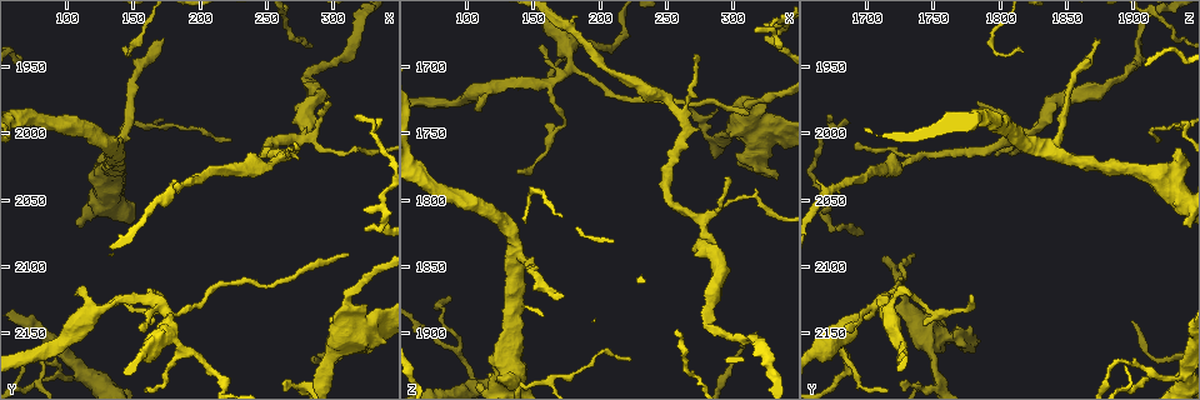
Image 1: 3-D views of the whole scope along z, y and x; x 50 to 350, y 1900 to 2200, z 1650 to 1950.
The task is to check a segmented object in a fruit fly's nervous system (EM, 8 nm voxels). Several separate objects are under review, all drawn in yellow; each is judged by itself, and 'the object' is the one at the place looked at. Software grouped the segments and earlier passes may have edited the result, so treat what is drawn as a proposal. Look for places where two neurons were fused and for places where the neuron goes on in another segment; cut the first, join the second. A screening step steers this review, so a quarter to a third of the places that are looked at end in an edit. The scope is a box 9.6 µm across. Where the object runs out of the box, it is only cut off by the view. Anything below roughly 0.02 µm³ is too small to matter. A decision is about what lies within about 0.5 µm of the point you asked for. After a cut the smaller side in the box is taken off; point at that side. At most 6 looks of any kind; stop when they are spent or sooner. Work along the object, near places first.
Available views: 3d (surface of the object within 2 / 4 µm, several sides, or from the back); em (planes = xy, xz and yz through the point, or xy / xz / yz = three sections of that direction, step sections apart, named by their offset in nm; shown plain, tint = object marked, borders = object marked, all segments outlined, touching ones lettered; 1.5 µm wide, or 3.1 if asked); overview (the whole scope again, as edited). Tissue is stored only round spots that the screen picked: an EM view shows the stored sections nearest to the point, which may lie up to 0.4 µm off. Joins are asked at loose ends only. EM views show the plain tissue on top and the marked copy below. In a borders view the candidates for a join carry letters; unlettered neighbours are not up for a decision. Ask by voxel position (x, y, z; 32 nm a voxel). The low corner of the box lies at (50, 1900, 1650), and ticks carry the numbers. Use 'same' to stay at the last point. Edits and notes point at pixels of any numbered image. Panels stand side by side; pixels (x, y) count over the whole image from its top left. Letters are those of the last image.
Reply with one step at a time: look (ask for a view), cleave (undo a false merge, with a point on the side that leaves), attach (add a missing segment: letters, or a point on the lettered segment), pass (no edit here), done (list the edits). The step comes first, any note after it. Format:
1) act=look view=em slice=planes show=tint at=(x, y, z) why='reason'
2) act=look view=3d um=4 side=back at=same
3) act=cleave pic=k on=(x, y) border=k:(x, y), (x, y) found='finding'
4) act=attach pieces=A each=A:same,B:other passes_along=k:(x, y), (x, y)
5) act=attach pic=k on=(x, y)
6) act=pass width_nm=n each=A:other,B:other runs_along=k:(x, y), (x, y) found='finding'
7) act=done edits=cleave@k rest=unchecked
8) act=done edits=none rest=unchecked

act=look view=3d um=2 at=(298, 1978, 1784) why='free end'

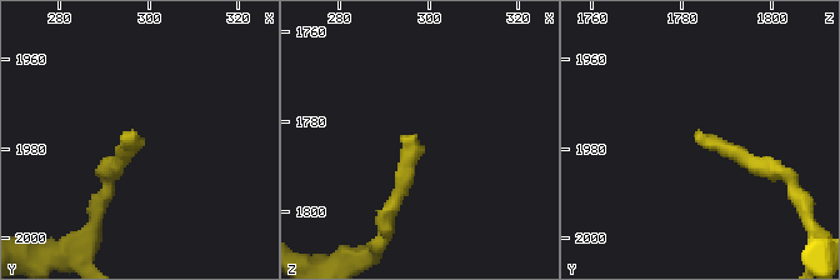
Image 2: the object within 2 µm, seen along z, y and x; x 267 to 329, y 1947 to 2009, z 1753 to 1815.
act=look view=em slice=planes show=borders at=(297, 1977, 1783)

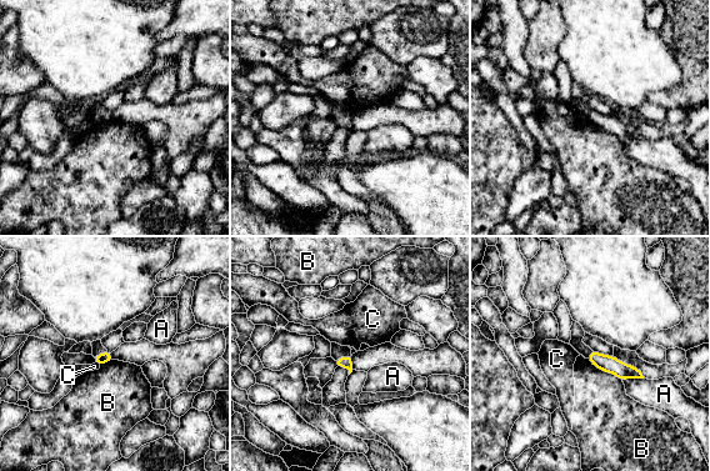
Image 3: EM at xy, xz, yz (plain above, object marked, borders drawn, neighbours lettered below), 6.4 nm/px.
act=pass each=A:other,B:other,C:other border=3:(586, 359), (621, 381) found='no lettered segment goes on from it'

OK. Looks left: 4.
act=look view=3d um=4 at=(302, 2148, 1766) why='free end'

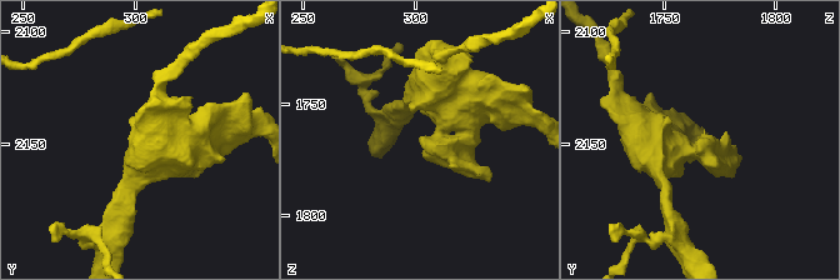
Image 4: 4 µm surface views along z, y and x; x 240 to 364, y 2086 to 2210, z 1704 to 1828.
act=look view=em slice=planes show=borders at=(302, 2149, 1764)

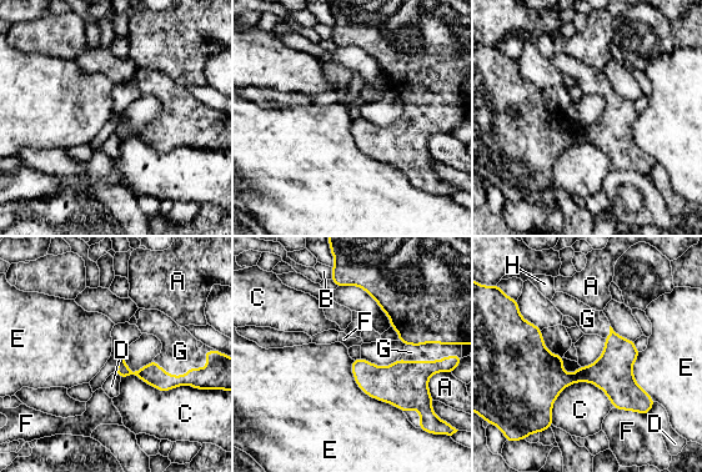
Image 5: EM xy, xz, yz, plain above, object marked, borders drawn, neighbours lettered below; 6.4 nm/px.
act=attach pieces=G each=A:other,B:other,C:other,D:other,E:other,F:other,G:same,H:other found='it goes on there'

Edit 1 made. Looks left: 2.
act=done edits=attach@5 rest=unchecked

